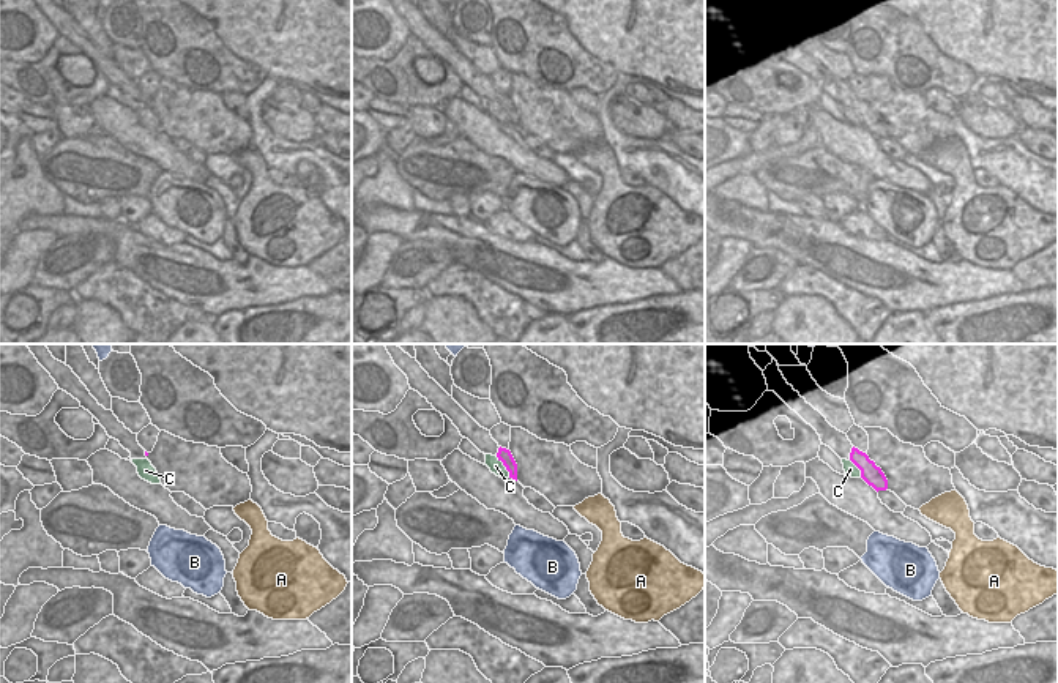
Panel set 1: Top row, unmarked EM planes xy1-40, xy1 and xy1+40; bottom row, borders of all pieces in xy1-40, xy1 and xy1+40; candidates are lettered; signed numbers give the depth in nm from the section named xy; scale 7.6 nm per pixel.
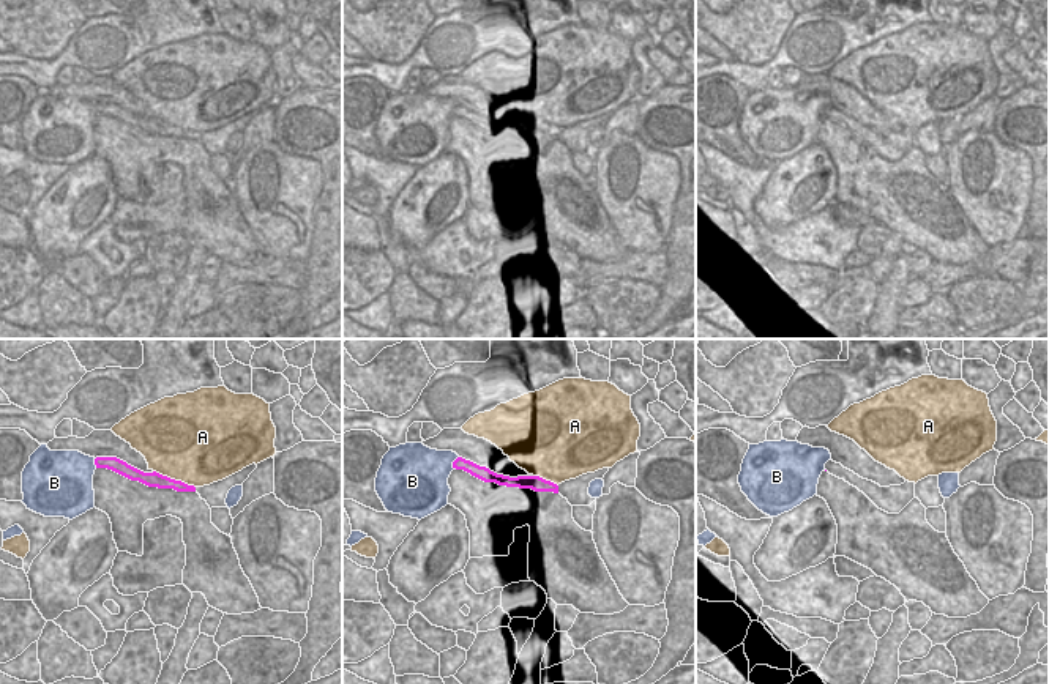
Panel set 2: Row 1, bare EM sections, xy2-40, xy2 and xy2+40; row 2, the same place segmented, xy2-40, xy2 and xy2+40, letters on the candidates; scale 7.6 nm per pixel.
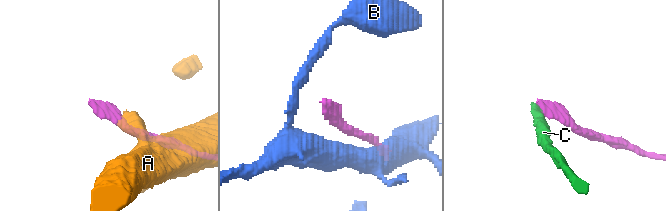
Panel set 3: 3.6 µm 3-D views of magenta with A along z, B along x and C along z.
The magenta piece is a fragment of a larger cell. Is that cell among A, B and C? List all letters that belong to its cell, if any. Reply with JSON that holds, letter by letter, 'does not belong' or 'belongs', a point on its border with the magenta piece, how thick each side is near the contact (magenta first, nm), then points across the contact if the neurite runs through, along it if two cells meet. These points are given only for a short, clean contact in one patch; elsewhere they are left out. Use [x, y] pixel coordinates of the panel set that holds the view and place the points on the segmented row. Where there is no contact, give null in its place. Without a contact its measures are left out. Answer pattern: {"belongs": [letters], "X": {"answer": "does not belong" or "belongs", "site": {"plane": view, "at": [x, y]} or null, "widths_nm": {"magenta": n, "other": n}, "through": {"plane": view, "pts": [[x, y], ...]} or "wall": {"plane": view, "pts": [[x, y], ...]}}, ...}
{"belongs": [], "A": {"answer": "does not belong", "site": {"plane": "xy2-40", "at": [174, 479]}, "widths_nm": {"magenta": 120, "other": 500}}, "B": {"answer": "does not belong", "site": {"plane": "xy2", "at": [453, 462]}, "widths_nm": {"magenta": 110, "other": 400}, "wall": {"plane": "xy2", "pts": [[458, 456], [453, 468]]}}, "C": {"answer": "does not belong", "site": {"plane": "xy1", "at": [503, 464]}, "widths_nm": {"magenta": 110, "other": 110}, "wall": {"plane": "xy1", "pts": [[495, 456], [510, 475]]}}}

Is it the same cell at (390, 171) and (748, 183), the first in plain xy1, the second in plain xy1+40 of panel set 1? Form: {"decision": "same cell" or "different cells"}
{"decision": "same cell"}

